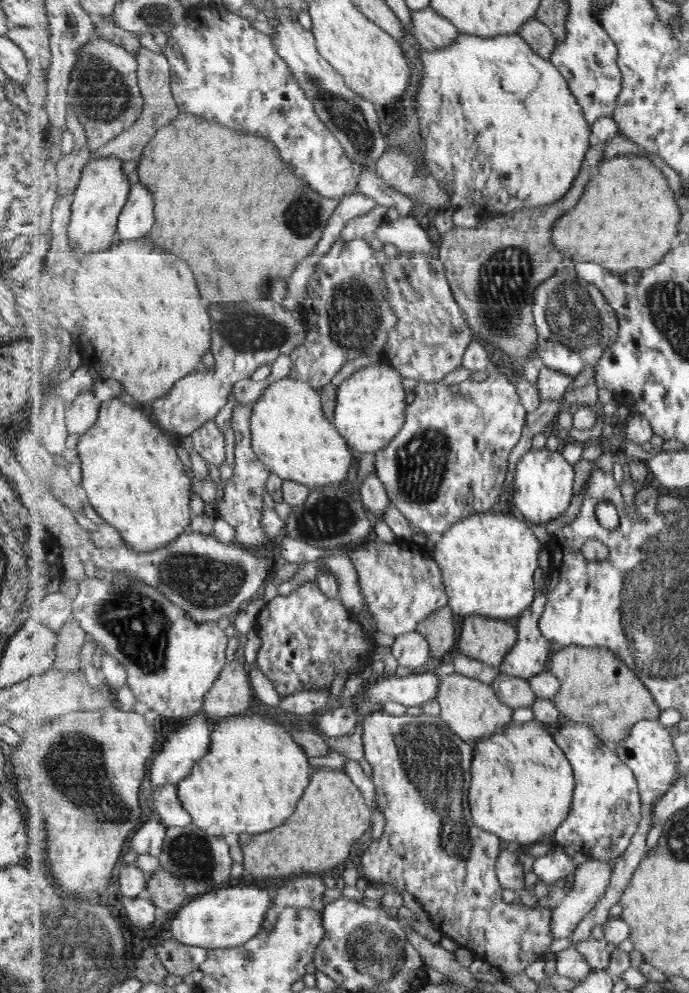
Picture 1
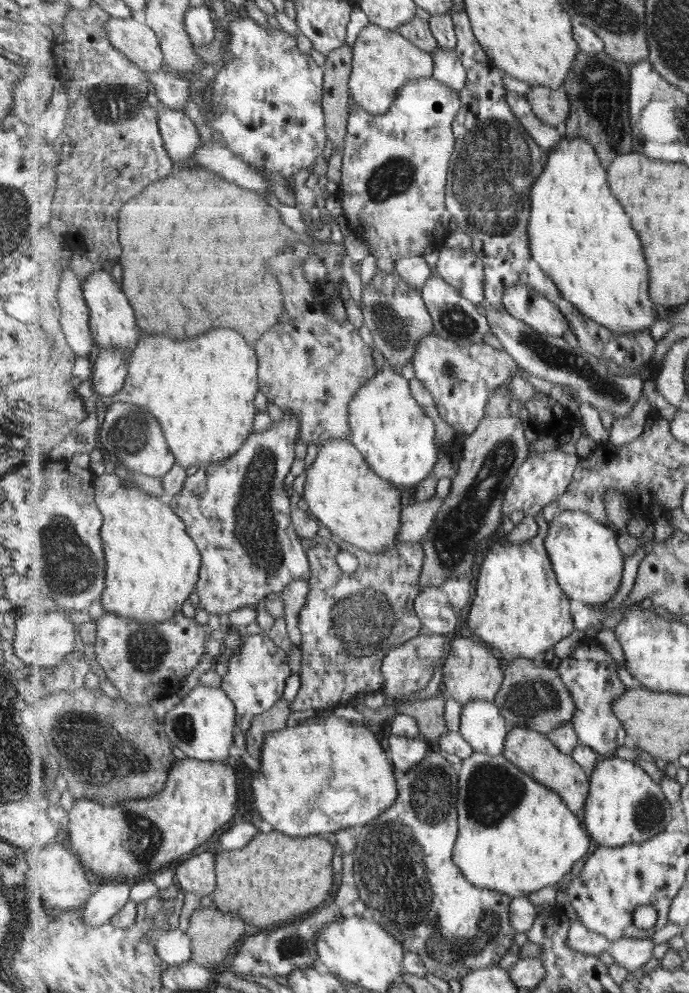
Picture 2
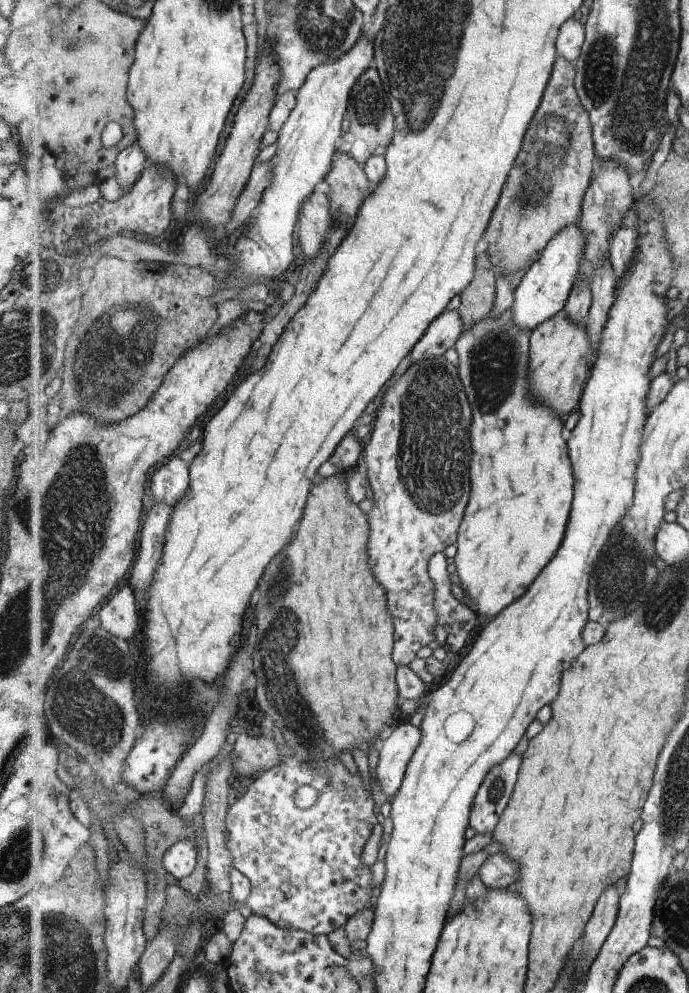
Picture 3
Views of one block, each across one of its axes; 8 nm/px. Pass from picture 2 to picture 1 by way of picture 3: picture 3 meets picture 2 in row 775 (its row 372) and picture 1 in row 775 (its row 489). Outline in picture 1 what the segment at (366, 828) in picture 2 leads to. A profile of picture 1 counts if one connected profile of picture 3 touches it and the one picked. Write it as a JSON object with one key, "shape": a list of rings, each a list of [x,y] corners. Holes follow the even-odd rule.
{"shape":[[[381,709],[367,714],[362,726],[364,759],[372,768],[378,804],[386,817],[386,825],[380,839],[363,844],[358,850],[358,870],[374,885],[388,883],[396,890],[410,893],[427,912],[433,926],[460,947],[483,955],[487,963],[505,972],[523,972],[553,942],[553,908],[544,904],[533,909],[503,900],[504,889],[499,883],[497,870],[499,854],[502,853],[501,839],[475,826],[469,810],[474,748],[455,734],[441,716],[395,716]]]}

